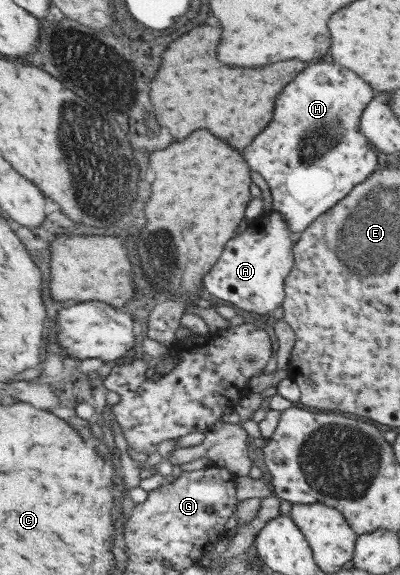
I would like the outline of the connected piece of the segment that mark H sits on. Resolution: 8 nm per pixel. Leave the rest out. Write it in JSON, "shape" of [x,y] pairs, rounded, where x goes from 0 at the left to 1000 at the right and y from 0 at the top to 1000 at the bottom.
{"shape":[[[825,108],[780,111],[705,160],[690,205],[615,261],[625,289],[673,318],[685,365],[708,369],[740,410],[945,296],[945,264],[900,223],[913,191],[940,170],[940,155],[890,125]]]}

